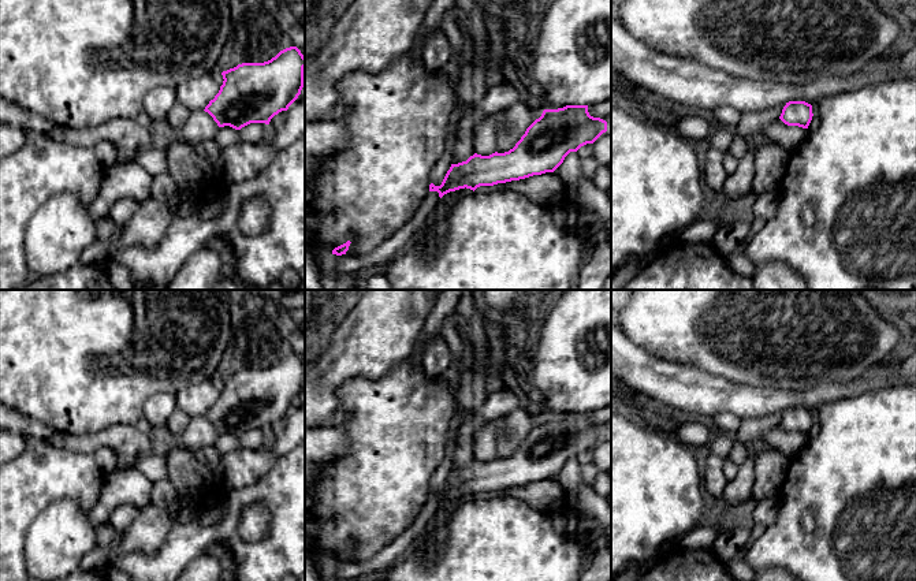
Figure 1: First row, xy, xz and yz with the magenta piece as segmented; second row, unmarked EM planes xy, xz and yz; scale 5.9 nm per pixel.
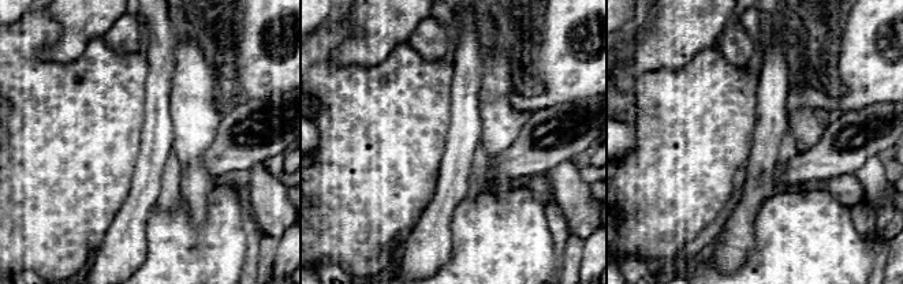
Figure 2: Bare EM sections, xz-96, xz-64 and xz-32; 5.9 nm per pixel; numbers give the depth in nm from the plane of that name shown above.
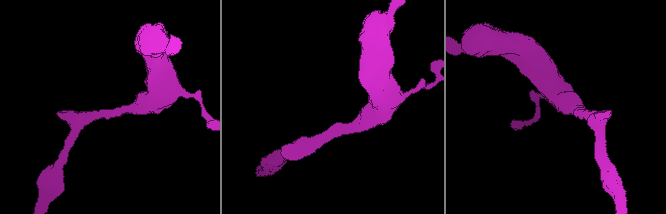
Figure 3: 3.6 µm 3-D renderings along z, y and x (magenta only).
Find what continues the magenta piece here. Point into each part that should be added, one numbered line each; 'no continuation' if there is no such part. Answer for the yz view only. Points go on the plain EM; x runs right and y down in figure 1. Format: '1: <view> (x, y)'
no continuation

